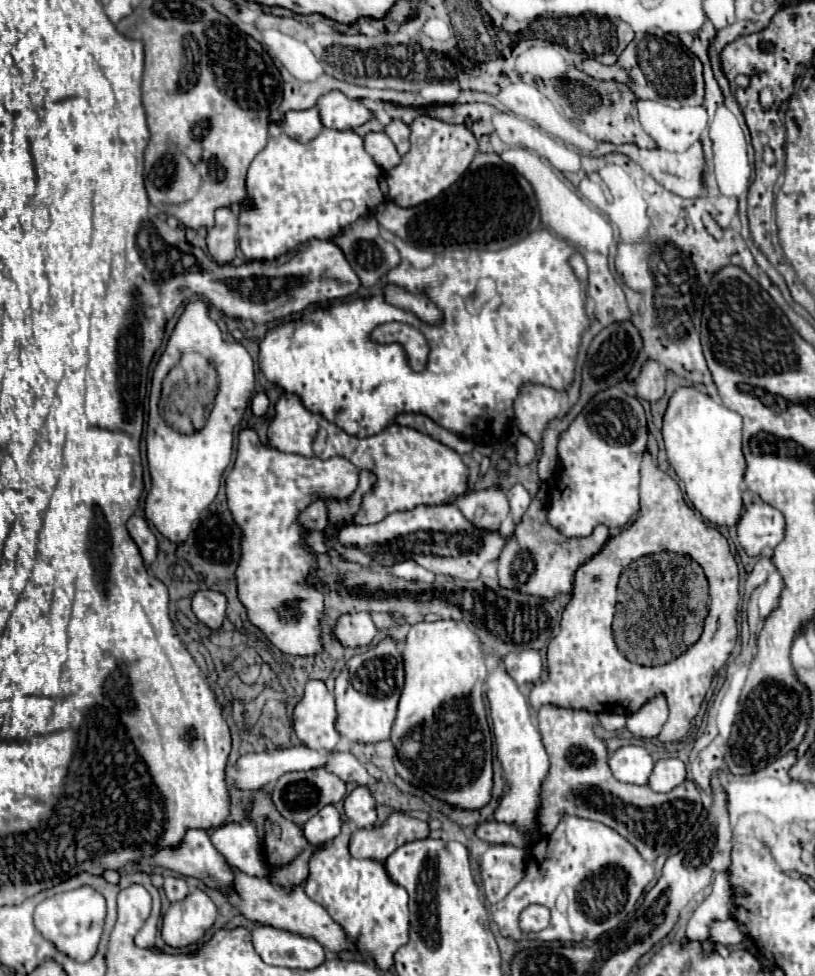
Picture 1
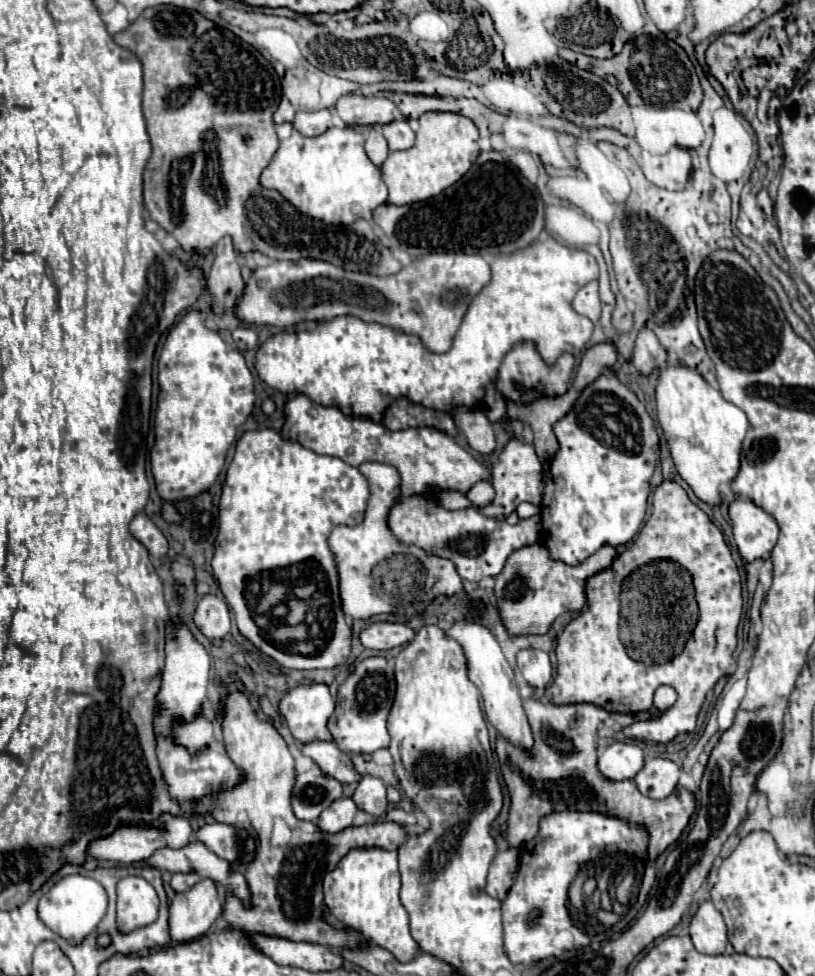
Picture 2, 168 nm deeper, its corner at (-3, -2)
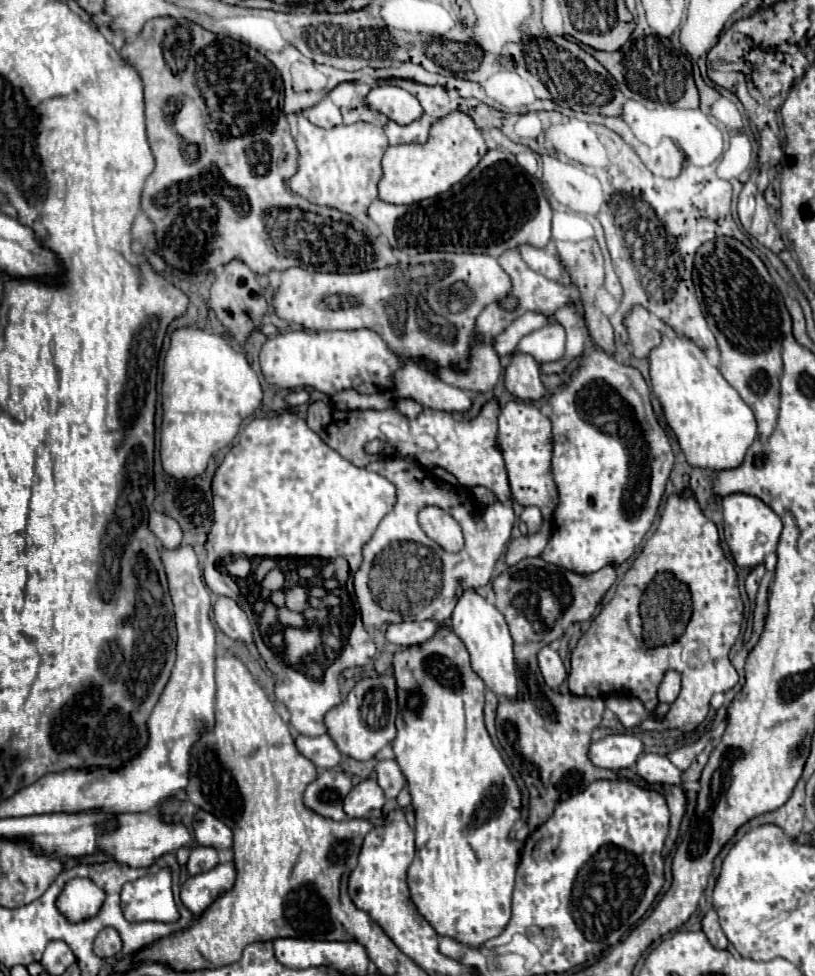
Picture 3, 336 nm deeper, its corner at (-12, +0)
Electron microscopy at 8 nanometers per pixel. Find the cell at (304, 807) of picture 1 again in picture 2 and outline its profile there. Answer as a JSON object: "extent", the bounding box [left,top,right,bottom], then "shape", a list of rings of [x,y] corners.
{"extent":[292,765,342,821],"shape":[[[314,765],[310,771],[296,777],[292,793],[294,815],[302,821],[318,821],[320,813],[336,799],[342,797],[342,783],[324,775]]]}

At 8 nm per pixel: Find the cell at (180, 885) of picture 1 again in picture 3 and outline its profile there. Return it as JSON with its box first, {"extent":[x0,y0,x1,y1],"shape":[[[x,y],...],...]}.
{"extent":[187,845,217,877],"shape":[[[197,845],[191,855],[189,855],[189,861],[187,861],[187,873],[193,877],[197,873],[203,873],[203,871],[209,871],[217,865],[217,851],[213,847],[201,847]]]}

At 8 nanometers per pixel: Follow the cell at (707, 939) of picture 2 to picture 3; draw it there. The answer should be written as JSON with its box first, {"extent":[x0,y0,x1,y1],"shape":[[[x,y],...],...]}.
{"extent":[701,909,729,949],"shape":[[[709,909],[709,911],[705,913],[705,917],[703,917],[701,923],[703,923],[703,933],[705,933],[707,939],[711,941],[711,945],[717,947],[717,949],[727,949],[729,941],[727,941],[725,933],[723,933],[721,927],[719,927],[719,921],[717,921],[717,913],[715,913],[715,909]]]}

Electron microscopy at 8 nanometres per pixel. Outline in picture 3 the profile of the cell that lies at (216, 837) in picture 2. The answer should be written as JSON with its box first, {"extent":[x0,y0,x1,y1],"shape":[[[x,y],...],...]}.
{"extent":[193,811,233,851],"shape":[[[199,811],[193,819],[193,827],[195,827],[195,839],[199,845],[215,847],[217,851],[231,849],[233,845],[231,829],[211,813]]]}

